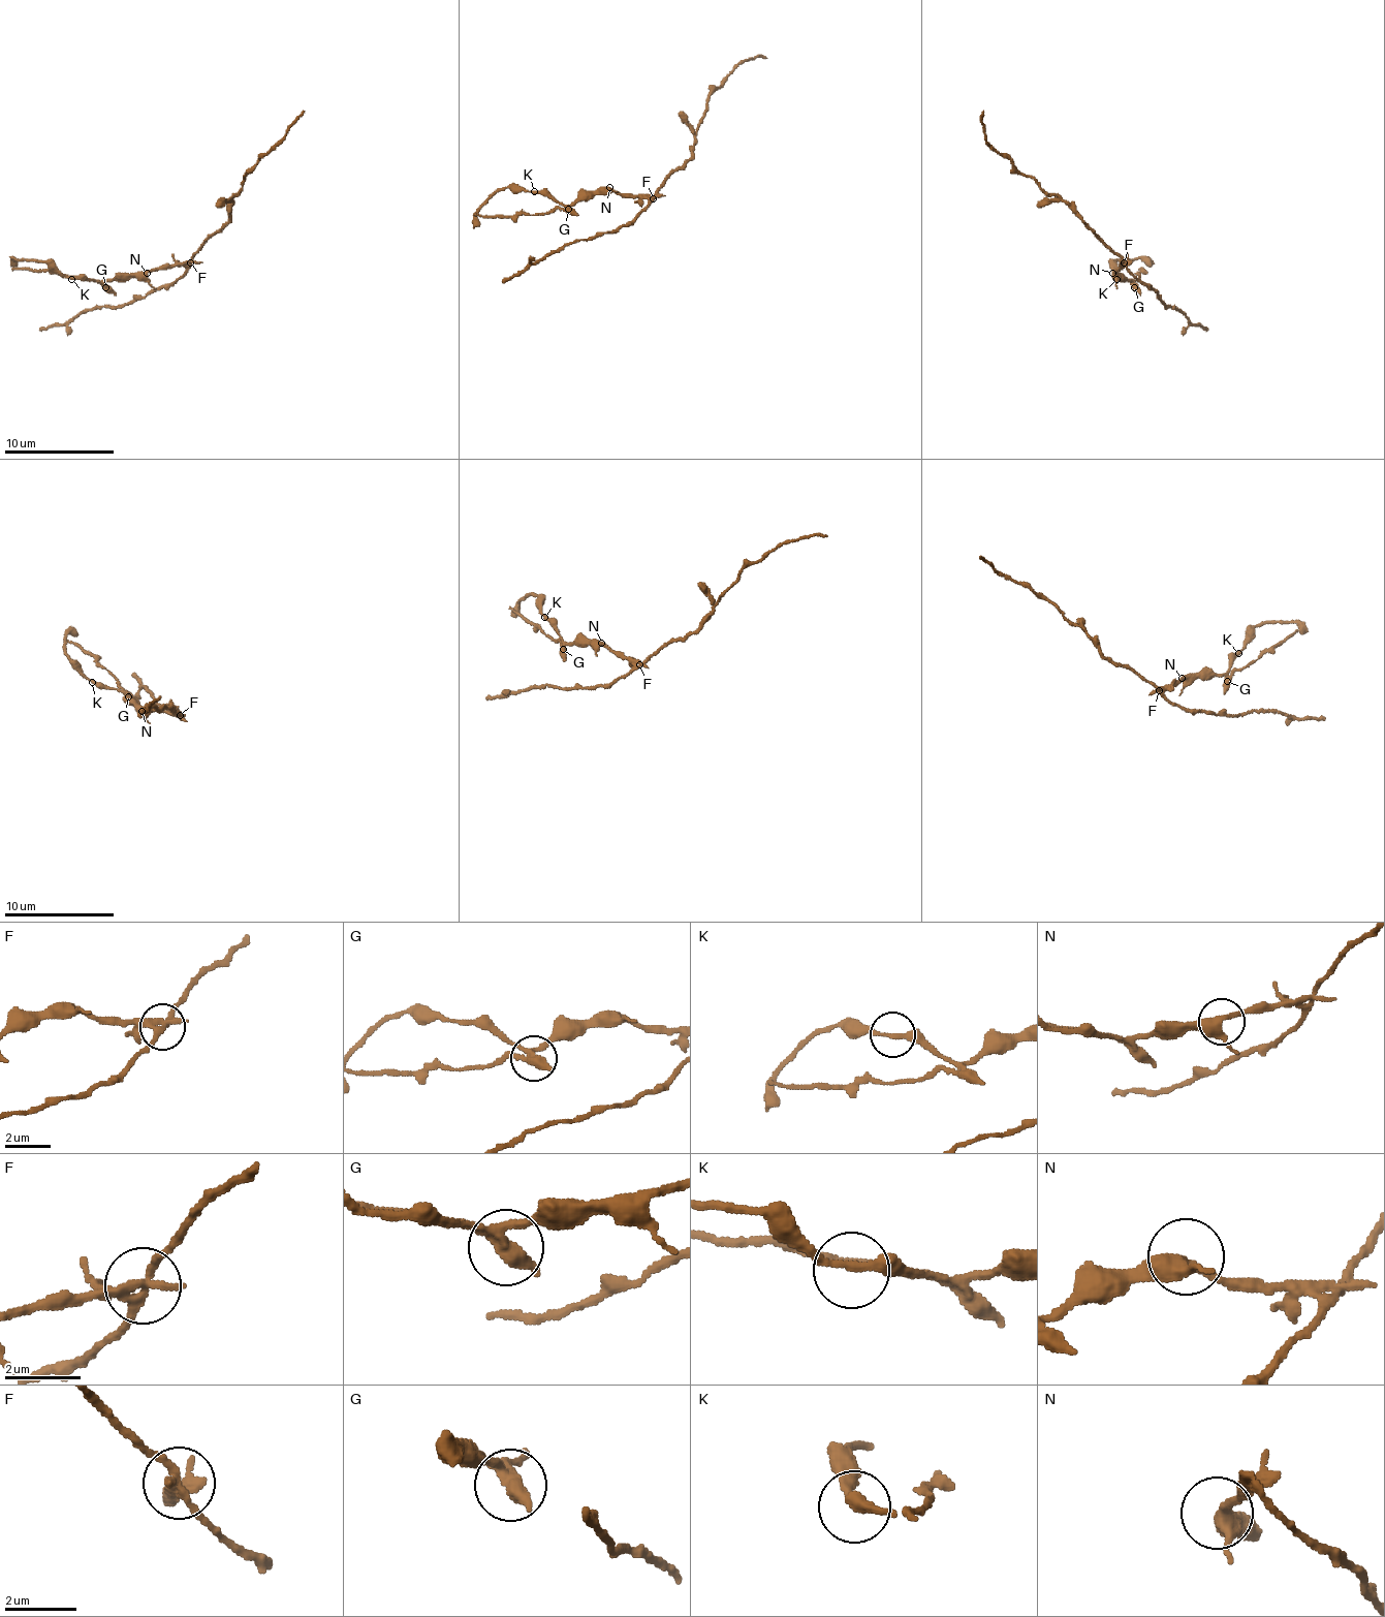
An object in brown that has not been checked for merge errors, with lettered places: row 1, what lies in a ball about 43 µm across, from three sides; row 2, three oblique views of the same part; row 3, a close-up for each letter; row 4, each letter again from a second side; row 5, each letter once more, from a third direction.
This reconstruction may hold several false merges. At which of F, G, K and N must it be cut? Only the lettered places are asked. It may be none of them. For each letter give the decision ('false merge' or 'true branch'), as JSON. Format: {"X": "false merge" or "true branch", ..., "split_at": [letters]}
{"F": "false merge", "G": "false merge", "K": "true branch", "N": "true branch", "split_at": ["F", "G"]}

